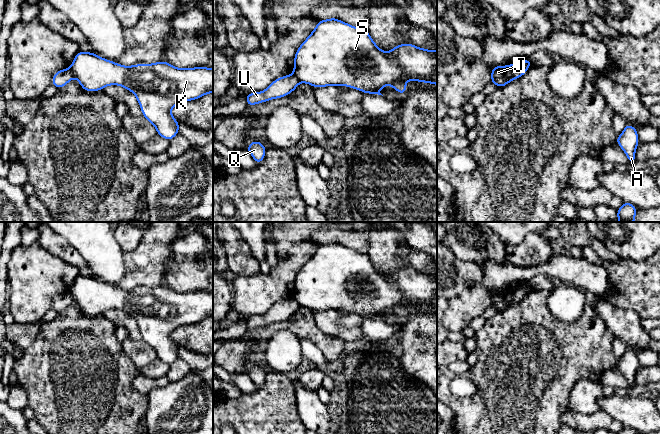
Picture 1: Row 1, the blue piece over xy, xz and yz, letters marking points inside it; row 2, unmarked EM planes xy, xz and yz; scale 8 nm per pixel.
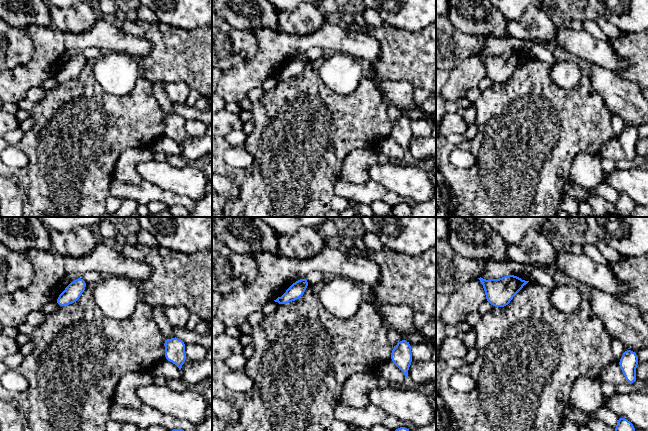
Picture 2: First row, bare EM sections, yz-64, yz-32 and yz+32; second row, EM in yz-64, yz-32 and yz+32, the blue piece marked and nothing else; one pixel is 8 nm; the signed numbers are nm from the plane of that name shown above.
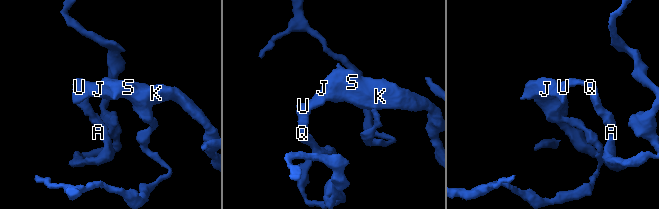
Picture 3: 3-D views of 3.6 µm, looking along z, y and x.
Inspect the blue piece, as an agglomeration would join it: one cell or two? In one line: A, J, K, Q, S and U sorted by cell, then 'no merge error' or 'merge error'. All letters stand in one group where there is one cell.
A Q U / J K S | merge error

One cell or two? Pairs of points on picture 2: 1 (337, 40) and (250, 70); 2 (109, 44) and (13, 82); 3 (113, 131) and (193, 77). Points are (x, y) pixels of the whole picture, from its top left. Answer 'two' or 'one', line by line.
1: one
2: one
3: two

